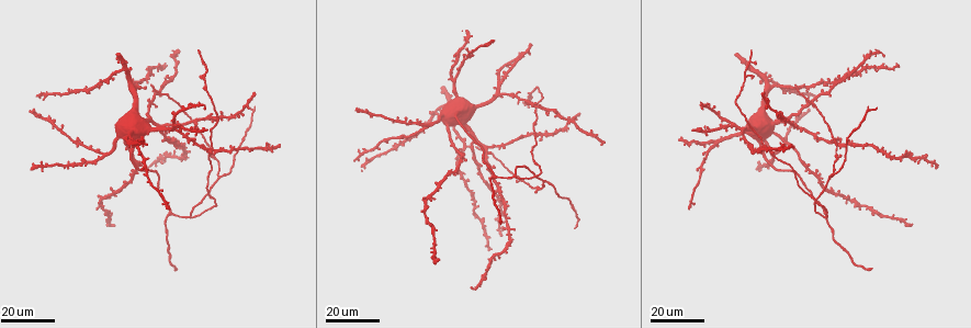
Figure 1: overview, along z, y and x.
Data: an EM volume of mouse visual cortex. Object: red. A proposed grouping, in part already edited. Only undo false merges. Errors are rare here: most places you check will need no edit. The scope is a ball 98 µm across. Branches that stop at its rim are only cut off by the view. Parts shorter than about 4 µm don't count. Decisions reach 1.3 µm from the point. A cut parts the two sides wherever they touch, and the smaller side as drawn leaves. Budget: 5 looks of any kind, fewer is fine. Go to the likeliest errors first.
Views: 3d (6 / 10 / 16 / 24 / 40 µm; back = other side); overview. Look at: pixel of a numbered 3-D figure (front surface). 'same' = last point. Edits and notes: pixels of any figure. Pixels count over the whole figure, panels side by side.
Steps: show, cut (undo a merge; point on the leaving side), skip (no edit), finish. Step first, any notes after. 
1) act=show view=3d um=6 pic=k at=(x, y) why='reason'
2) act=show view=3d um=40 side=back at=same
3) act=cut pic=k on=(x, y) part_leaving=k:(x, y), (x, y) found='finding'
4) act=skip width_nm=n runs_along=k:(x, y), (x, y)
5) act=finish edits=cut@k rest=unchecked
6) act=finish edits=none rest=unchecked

act=show view=3d um=24 pic=1 at=(545, 180) why='two arms in line, one across'

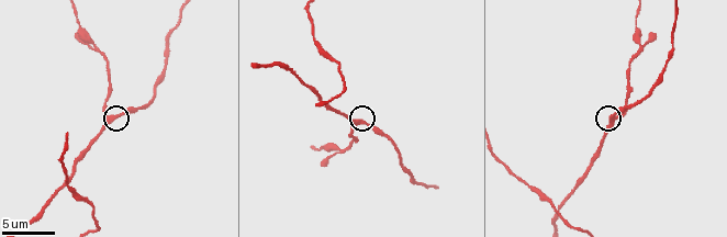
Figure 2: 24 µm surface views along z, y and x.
act=show view=3d um=10 pic=2 at=(355, 126) why='zoom in'

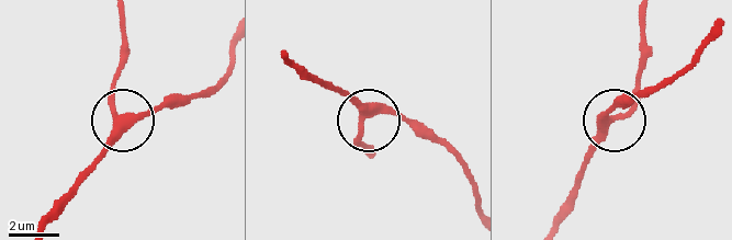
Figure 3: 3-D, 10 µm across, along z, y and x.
act=skip side_arm_um=41 arms=3 found='all the same cell'

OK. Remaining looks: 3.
act=show view=3d um=16 pic=1 at=(496, 176) why='thin arm on a thick one'

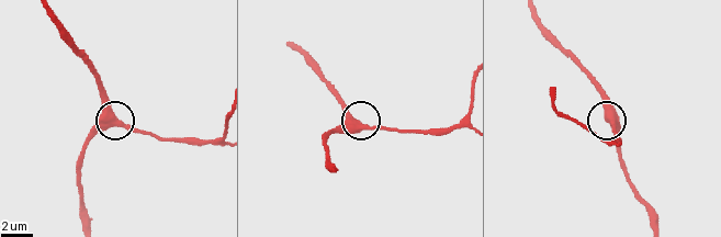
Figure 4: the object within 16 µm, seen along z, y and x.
act=show view=3d um=6 pic=4 at=(106, 125) why='zoom in'

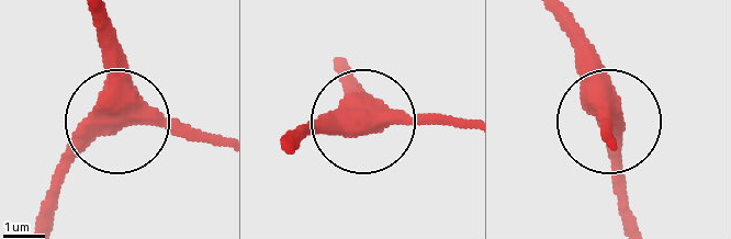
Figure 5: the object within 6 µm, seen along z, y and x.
act=skip width_nm=470 found='continuous, no second cell'

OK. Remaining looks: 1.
act=finish edits=none rest=unchecked

